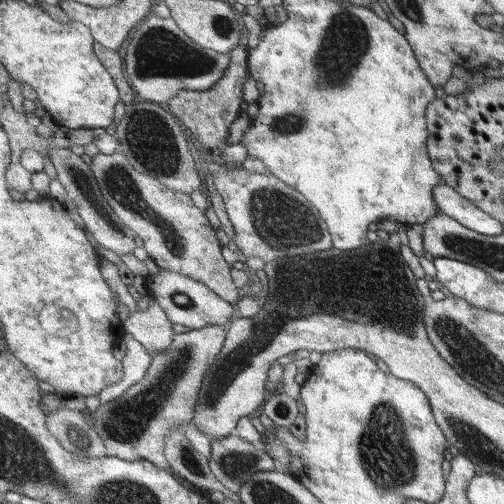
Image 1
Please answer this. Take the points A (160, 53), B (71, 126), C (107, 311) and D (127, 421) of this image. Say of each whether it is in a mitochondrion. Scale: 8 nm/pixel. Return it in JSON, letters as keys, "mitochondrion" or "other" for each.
{"A":"mitochondrion","B":"other","C":"other","D":"mitochondrion"}

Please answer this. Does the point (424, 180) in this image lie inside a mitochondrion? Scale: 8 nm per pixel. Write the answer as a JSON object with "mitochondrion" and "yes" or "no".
{"mitochondrion":"no"}

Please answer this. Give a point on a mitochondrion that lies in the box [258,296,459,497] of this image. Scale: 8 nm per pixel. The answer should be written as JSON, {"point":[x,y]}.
{"point":[384,454]}

